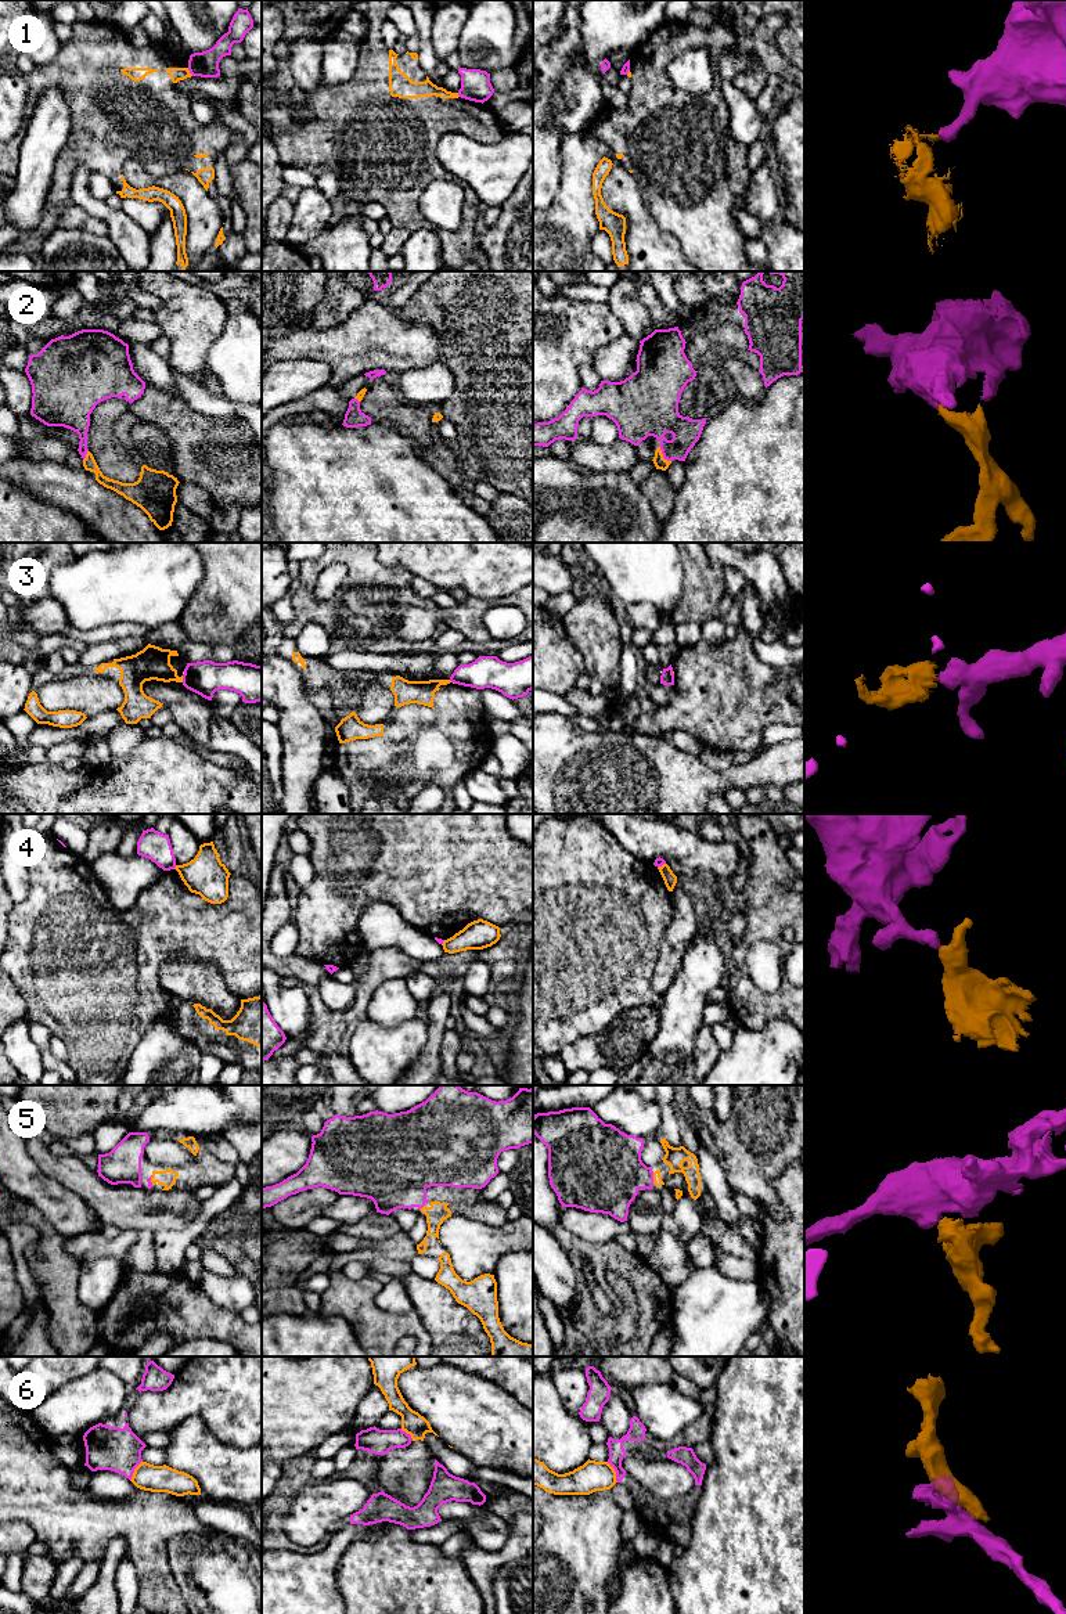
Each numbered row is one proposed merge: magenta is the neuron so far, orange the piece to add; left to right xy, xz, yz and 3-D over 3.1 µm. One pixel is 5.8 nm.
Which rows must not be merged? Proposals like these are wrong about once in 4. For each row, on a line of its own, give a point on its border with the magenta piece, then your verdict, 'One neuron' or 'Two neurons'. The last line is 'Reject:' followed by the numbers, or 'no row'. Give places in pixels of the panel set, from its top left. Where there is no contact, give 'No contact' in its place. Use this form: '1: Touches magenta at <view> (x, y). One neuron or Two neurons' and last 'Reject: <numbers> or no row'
1: Touches magenta at xy (190, 72). Two neurons
2: Touches magenta at yz (663, 456). One neuron
3: Touches magenta at xy (183, 677). Two neurons
4: Touches magenta at xy (175, 867). Two neurons
5: Touches magenta at yz (652, 1178). One neuron
6: Touches magenta at yz (615, 1470). Two neurons
Reject: 1, 3, 4, 6

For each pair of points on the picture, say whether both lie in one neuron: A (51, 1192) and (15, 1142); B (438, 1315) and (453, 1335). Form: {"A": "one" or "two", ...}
{"A": "one", "B": "one"}

